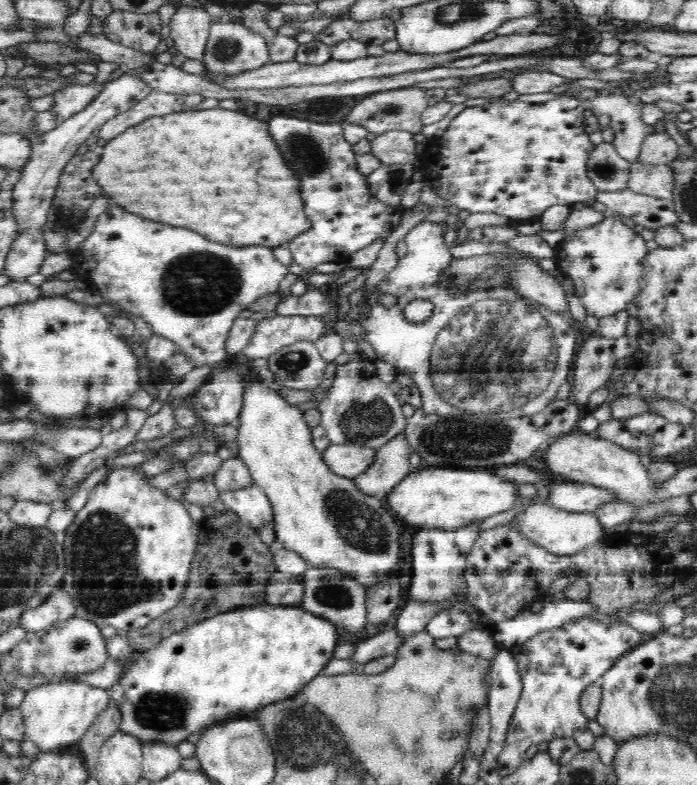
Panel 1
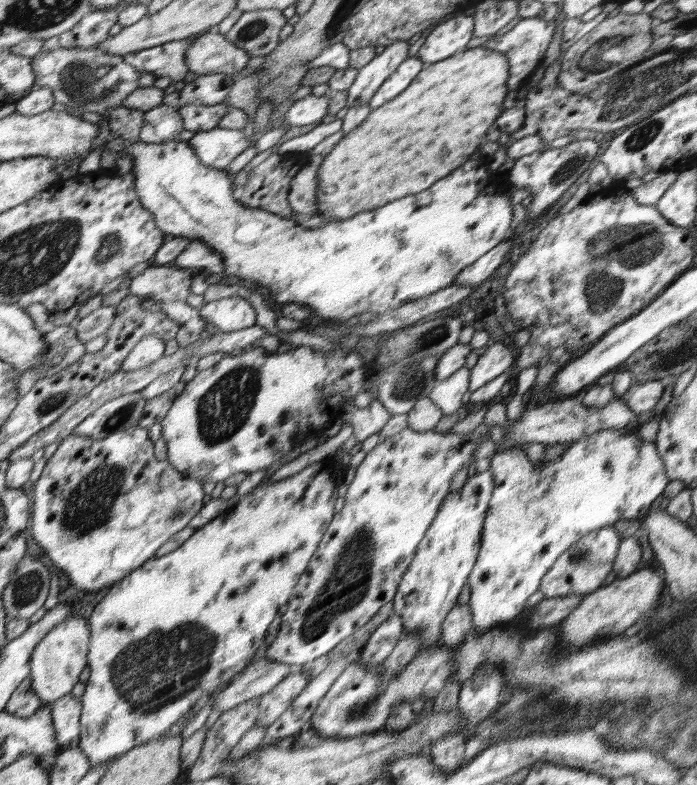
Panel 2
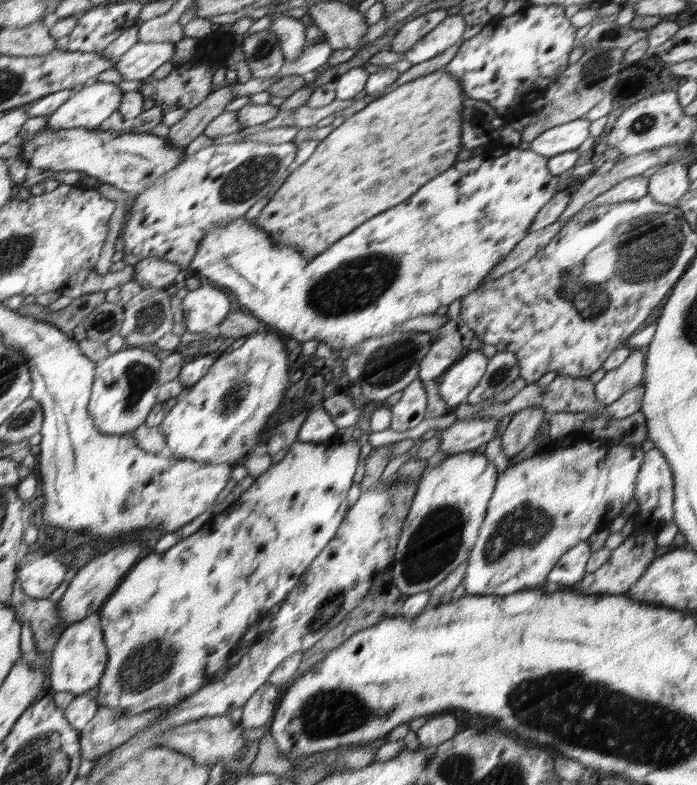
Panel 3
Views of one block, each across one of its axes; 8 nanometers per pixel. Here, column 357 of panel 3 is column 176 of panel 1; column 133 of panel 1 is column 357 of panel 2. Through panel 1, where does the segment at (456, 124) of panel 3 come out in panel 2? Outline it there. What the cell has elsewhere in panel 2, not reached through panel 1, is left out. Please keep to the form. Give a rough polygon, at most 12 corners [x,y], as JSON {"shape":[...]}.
{"shape":[[508,58],[426,65],[318,166],[325,222],[422,192],[505,111]]}

